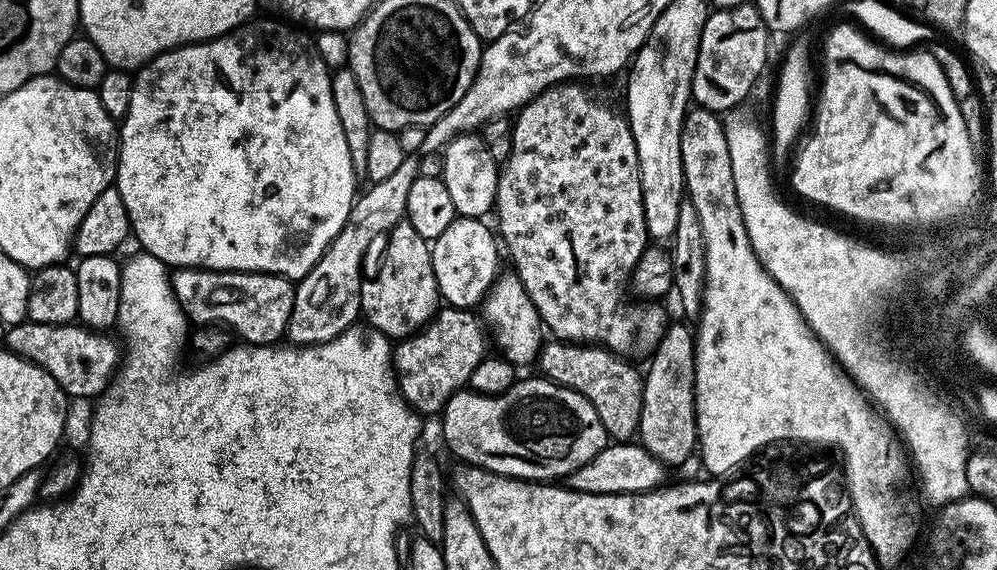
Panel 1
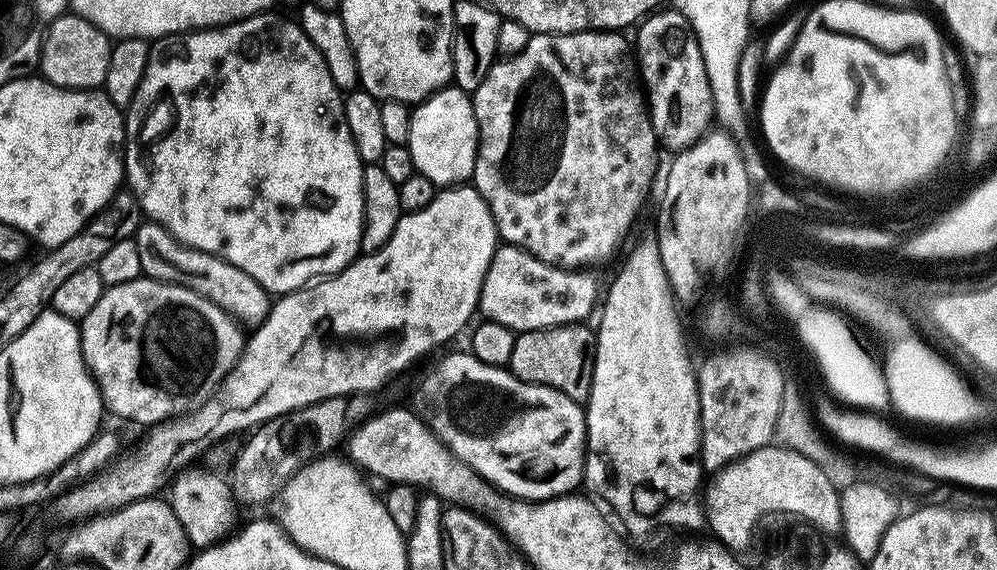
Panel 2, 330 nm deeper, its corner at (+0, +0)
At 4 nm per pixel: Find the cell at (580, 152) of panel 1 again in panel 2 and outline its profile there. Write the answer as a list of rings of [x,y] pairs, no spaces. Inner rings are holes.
[[[589,30],[587,32],[565,32],[563,34],[536,34],[531,37],[528,45],[522,51],[514,56],[501,59],[499,62],[493,63],[492,68],[486,74],[486,78],[478,86],[476,92],[471,93],[470,99],[472,109],[476,115],[476,126],[478,129],[478,143],[476,146],[476,165],[472,171],[471,183],[477,192],[488,203],[490,214],[496,223],[496,230],[499,239],[506,244],[513,244],[515,248],[522,248],[525,252],[536,256],[542,262],[551,264],[553,268],[563,268],[565,270],[588,270],[591,264],[600,264],[603,260],[608,260],[616,252],[616,247],[624,240],[624,235],[632,228],[632,223],[636,220],[636,215],[640,212],[640,207],[644,204],[644,191],[652,184],[652,179],[656,176],[656,148],[658,149],[658,141],[656,132],[652,129],[652,118],[648,101],[646,99],[645,89],[642,87],[641,77],[638,75],[638,61],[634,55],[633,49],[623,40],[621,33],[616,30]]]

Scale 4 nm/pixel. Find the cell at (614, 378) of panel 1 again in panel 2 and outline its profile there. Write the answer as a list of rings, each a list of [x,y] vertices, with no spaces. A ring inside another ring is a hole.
[[[583,323],[557,324],[555,328],[519,333],[507,367],[522,382],[550,386],[571,400],[587,401],[596,365],[596,333],[591,327],[584,327],[588,326]]]

